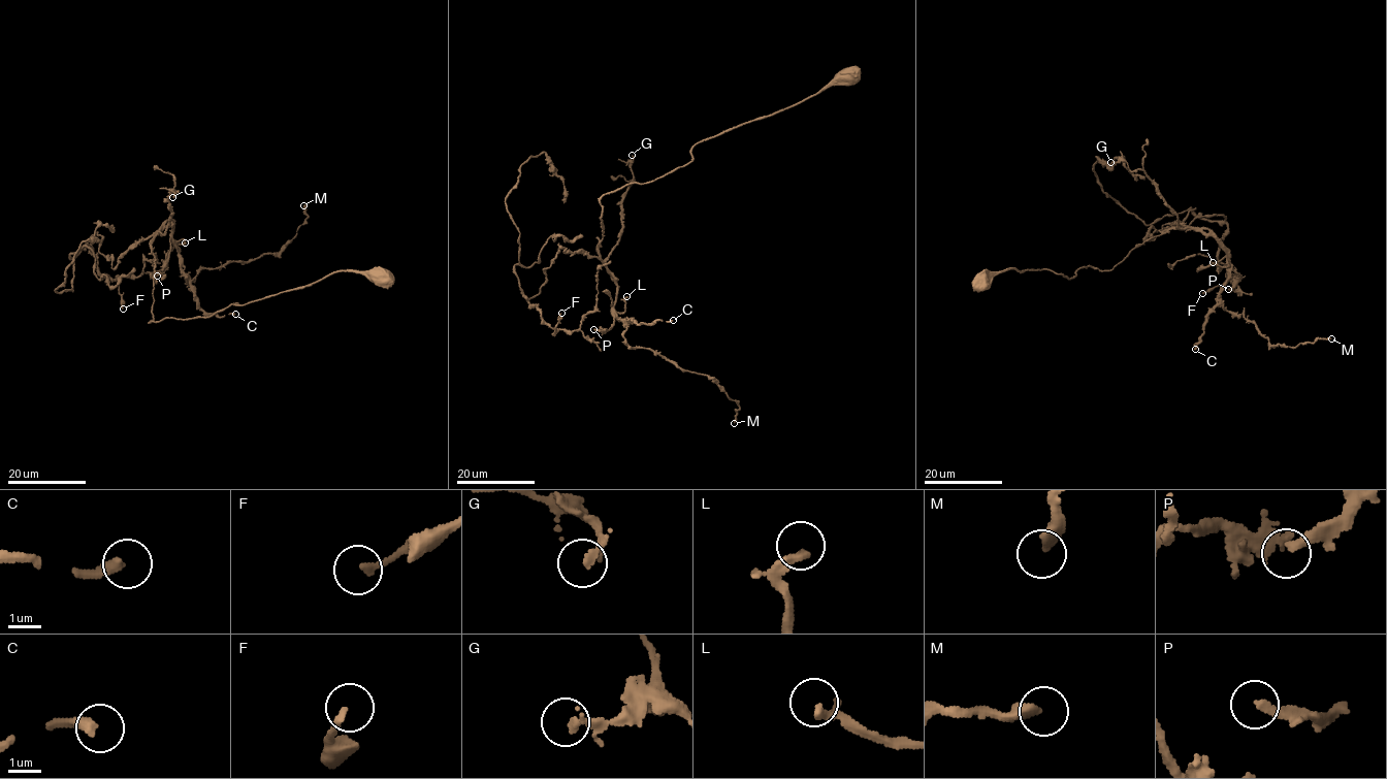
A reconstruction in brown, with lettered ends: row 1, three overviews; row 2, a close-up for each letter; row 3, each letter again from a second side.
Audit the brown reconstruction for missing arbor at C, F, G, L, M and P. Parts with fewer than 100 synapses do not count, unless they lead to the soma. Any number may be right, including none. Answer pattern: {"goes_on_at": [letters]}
{"goes_on_at": []}

